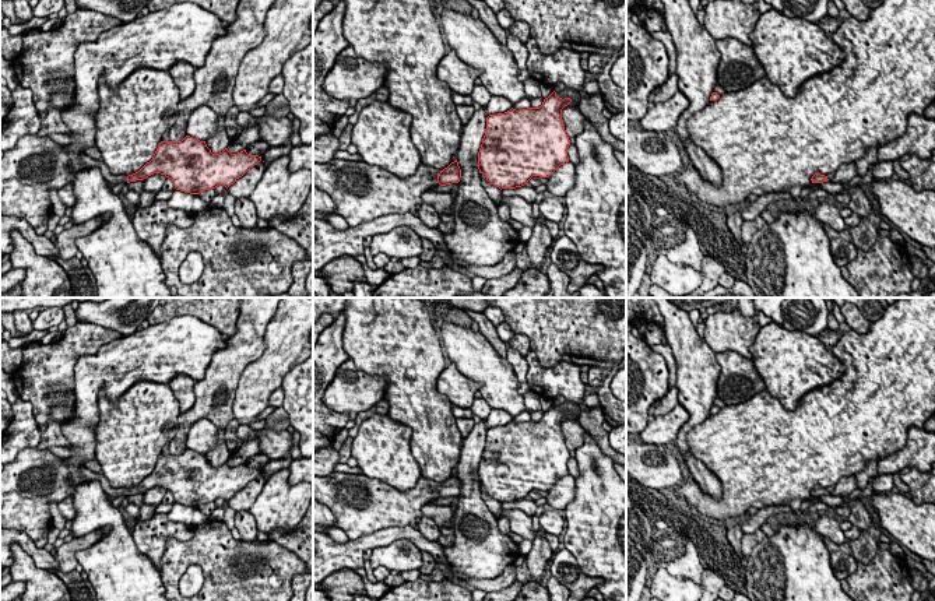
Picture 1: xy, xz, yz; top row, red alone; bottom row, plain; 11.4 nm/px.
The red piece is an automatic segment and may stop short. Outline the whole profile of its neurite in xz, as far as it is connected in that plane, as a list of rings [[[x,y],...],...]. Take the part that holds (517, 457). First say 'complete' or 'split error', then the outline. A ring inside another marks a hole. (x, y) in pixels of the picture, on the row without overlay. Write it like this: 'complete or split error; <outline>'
complete; [[[553,404],[539,421],[489,428],[478,465],[479,486],[500,503],[528,498],[532,489],[549,491],[569,475],[562,422],[570,415]]]

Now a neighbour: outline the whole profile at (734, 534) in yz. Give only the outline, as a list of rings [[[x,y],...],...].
[[[745,517],[737,520],[737,524],[727,530],[727,538],[728,538],[731,546],[734,548],[734,552],[737,553],[737,556],[739,559],[744,558],[744,553],[742,553],[742,549],[741,549],[741,540],[742,540],[742,535],[744,535],[742,534],[744,520],[745,520]]]

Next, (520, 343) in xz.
[[[514,334],[509,340],[507,345],[509,348],[519,351],[523,356],[526,356],[531,351],[528,337],[523,334]]]

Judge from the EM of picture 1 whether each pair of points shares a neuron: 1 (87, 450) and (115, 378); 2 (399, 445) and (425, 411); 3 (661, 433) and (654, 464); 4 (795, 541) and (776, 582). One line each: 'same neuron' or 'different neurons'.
1: same neuron
2: different neurons
3: different neurons
4: same neuron

